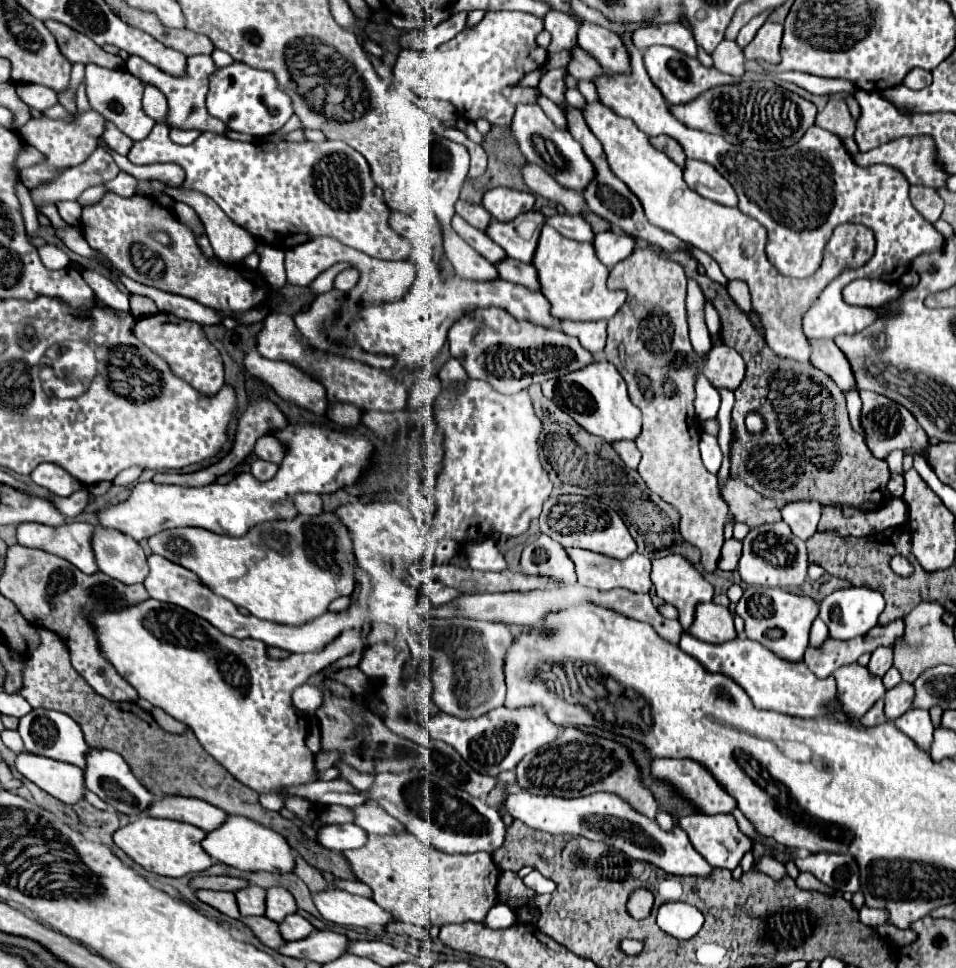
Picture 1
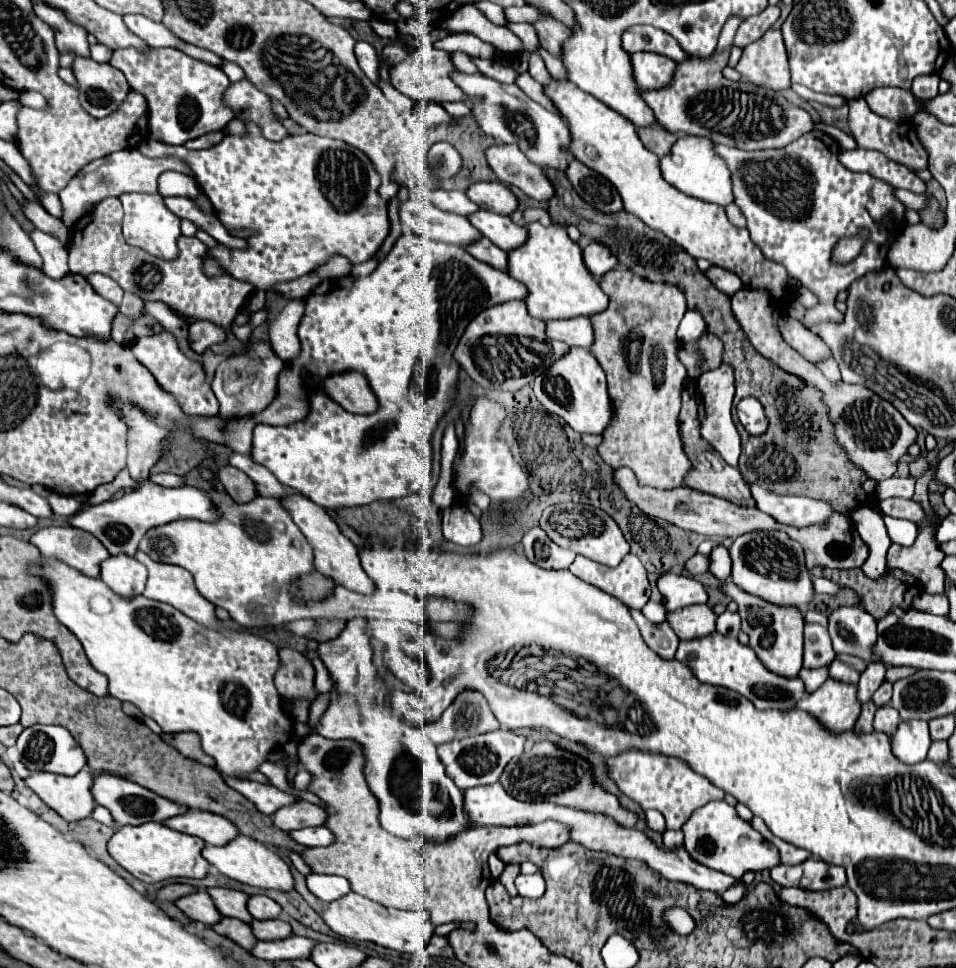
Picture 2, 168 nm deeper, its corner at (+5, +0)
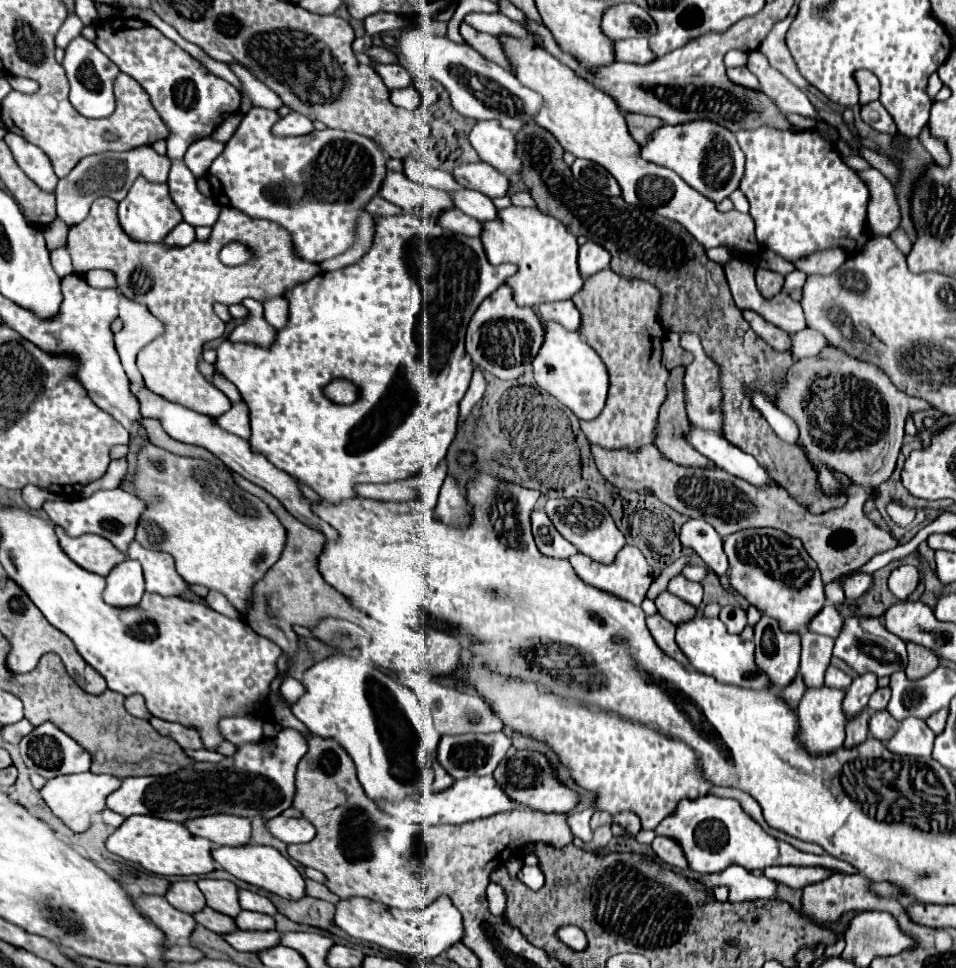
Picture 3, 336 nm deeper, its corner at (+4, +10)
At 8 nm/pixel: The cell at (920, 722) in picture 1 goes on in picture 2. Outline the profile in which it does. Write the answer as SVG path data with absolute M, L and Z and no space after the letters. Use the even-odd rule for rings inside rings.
M921 719L901 721L897 731L891 737L891 745L893 745L893 753L903 763L925 761L927 759L927 749L931 745L927 721L921 721Z

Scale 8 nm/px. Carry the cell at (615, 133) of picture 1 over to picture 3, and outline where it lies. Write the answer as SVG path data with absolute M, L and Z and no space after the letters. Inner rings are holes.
M500 35L498 39L512 65L512 73L520 79L522 85L540 93L544 99L542 109L536 115L536 123L552 131L564 151L602 165L618 181L622 189L622 199L626 203L648 207L662 217L678 221L706 249L726 245L742 253L742 257L760 251L754 235L754 221L750 215L734 209L728 213L720 213L712 201L706 201L704 195L686 185L672 169L654 165L638 157L640 145L632 141L624 115L620 113L620 109L616 109L616 103L606 93L600 93L600 89L588 85L588 81L580 81L576 73L572 73L566 65L560 65L560 61L556 61L556 57L544 51L532 37L516 39Z

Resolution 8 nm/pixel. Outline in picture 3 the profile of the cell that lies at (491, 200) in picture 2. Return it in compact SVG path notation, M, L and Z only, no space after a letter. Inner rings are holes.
M478 161L478 163L458 165L452 171L452 175L464 189L480 191L480 193L488 195L490 199L508 195L508 187L510 187L508 179L488 163Z

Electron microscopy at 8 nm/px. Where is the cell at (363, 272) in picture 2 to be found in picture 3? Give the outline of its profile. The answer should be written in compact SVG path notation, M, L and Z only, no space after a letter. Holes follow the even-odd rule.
M374 195L374 197L366 203L366 211L368 211L372 217L376 217L376 215L398 215L398 213L402 213L400 207L392 205L390 201L384 201L384 199L378 197L378 195Z

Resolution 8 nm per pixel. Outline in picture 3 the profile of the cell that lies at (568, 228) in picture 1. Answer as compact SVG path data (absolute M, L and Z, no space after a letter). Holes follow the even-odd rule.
M518 191L518 193L510 195L510 201L512 201L512 205L516 205L516 207L534 207L534 205L536 205L536 203L532 201L532 197L530 197L528 191Z

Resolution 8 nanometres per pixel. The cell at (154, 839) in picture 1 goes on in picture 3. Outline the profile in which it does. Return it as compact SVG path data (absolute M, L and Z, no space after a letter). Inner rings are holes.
M132 815L128 817L106 841L108 851L120 855L122 859L128 859L132 863L142 865L146 871L156 875L206 875L212 873L214 859L212 859L212 847L214 843L202 837L192 835L184 825L164 821L152 815Z

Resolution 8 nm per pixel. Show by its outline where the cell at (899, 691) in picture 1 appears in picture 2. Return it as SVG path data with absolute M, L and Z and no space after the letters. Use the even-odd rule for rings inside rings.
M883 705L877 709L875 713L875 731L883 731L887 735L893 735L895 733L895 727L899 725L901 717L899 717L899 711L893 709L891 705Z

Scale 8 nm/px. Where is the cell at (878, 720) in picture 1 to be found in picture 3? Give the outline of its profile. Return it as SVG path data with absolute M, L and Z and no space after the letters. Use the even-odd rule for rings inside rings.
M866 709L864 717L856 717L856 721L850 721L846 725L846 741L844 741L846 749L852 749L852 747L866 741L866 737L868 737L868 719L870 719L870 715L868 715L868 709Z

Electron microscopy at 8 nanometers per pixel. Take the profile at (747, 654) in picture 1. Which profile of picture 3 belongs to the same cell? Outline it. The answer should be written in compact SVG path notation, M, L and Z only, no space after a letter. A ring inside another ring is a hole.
M694 617L676 625L676 643L690 659L692 667L700 673L712 675L716 681L736 687L768 689L768 677L764 677L764 673L760 673L754 663L754 643L744 641L740 635L730 635L720 619Z

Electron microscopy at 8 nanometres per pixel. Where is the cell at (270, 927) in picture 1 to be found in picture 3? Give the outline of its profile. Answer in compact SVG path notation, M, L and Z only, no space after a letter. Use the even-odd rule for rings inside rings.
M208 907L200 909L200 911L194 913L192 917L196 919L196 923L200 923L200 925L204 925L206 929L210 929L210 931L214 931L214 933L220 933L220 935L232 933L232 931L236 929L236 923L232 921L232 917L220 915L220 913L216 913L214 909L208 909Z

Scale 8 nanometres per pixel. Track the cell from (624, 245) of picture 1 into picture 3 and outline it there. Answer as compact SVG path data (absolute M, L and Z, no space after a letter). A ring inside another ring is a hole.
M588 241L580 247L580 255L578 255L578 269L582 279L606 269L610 265L610 255L604 247Z

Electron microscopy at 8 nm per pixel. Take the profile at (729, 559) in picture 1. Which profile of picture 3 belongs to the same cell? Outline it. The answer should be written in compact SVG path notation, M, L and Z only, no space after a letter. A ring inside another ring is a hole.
M688 519L680 531L680 543L690 547L718 575L726 591L732 591L728 583L728 559L722 551L722 539L710 523L702 519Z

